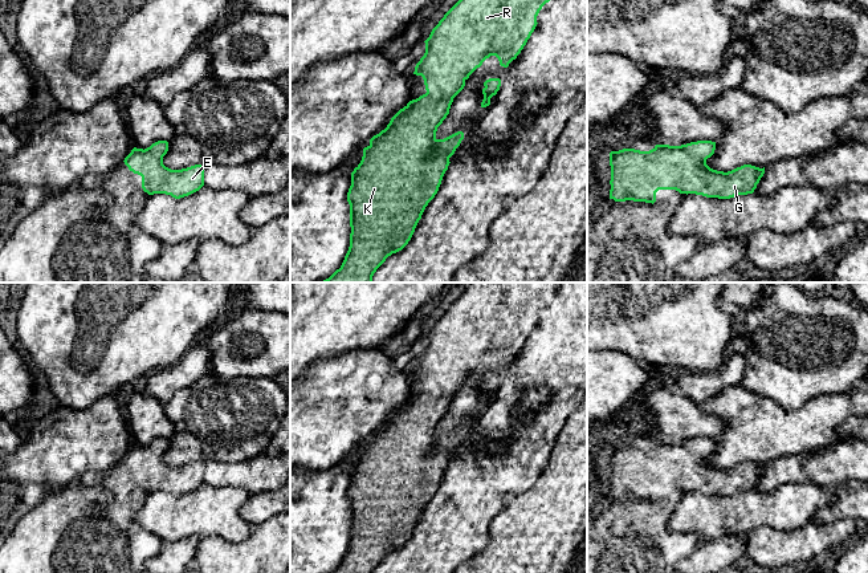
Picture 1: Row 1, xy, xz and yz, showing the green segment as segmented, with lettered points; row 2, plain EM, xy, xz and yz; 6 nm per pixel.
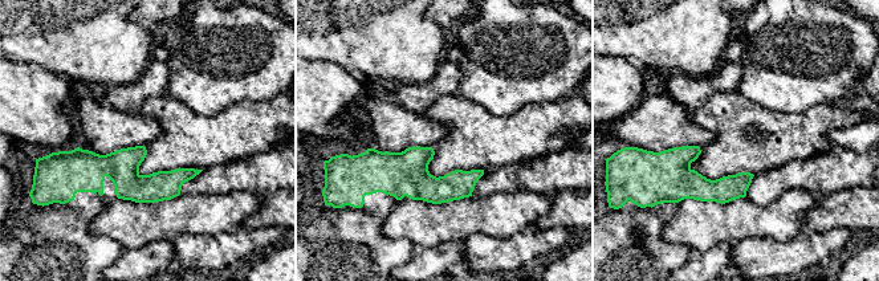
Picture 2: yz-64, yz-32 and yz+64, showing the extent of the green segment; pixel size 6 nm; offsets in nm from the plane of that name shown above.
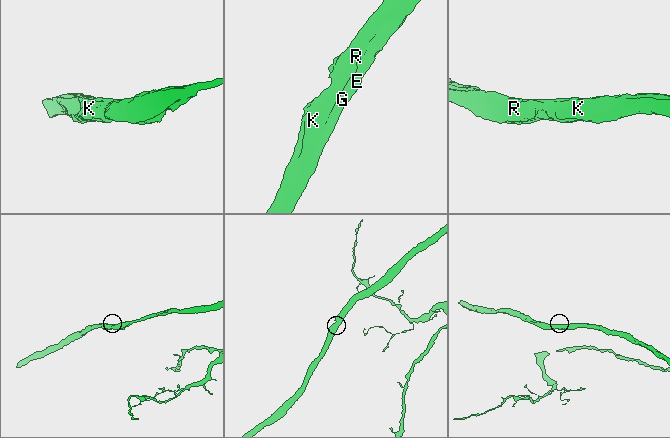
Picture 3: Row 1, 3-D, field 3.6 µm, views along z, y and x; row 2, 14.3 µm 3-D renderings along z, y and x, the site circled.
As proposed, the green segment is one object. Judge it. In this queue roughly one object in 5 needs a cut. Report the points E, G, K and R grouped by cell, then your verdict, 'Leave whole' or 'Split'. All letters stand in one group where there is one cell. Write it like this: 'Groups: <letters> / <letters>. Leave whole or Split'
Groups: E G K R. Leave whole

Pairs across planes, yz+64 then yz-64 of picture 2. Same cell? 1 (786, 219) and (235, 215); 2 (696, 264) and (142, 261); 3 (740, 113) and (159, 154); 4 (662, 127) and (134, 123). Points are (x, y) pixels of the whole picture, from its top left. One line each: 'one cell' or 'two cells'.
1: one cell
2: one cell
3: one cell
4: one cell

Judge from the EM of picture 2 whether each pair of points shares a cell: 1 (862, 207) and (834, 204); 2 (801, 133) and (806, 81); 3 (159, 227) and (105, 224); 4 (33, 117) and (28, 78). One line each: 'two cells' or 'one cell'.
1: one cell
2: two cells
3: one cell
4: one cell

